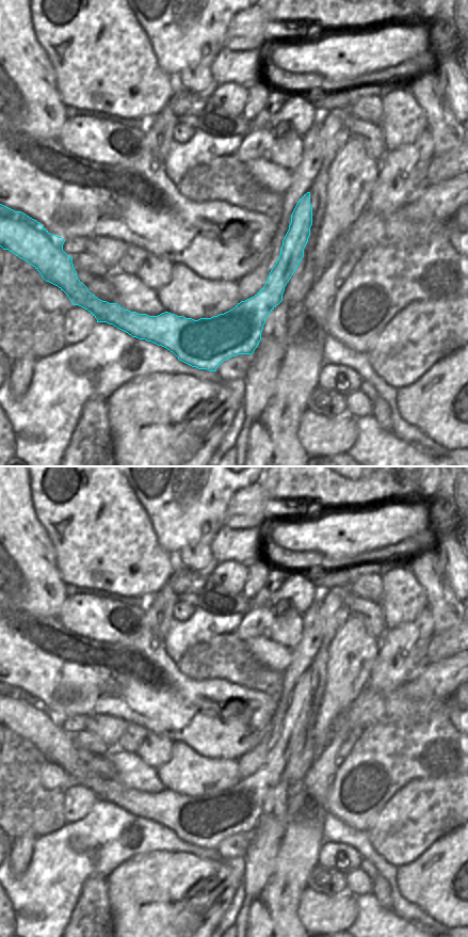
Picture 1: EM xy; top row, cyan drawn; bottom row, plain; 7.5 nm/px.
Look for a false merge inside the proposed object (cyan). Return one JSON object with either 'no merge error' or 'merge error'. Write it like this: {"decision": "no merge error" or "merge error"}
{"decision": "merge error"}

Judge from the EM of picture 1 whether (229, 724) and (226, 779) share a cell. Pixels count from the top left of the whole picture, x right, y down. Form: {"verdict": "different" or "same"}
{"verdict": "different"}

